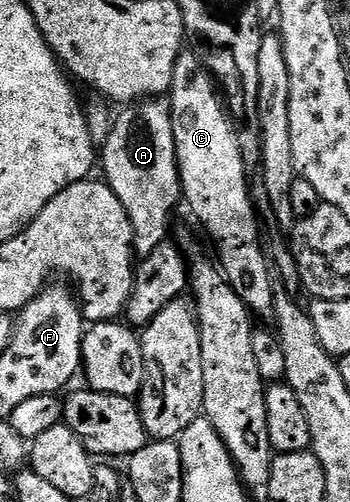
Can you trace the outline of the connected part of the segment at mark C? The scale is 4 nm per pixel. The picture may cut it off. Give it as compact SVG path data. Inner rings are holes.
M181 50L180 60L174 65L170 92L182 199L185 204L188 202L193 217L216 242L216 251L220 254L218 266L230 281L234 293L242 297L253 316L271 316L277 288L272 287L274 271L269 256L265 248L264 251L260 248L262 223L252 202L250 175L244 170L240 136L225 104L222 99L220 104L216 96L216 87L203 61L188 50Z

